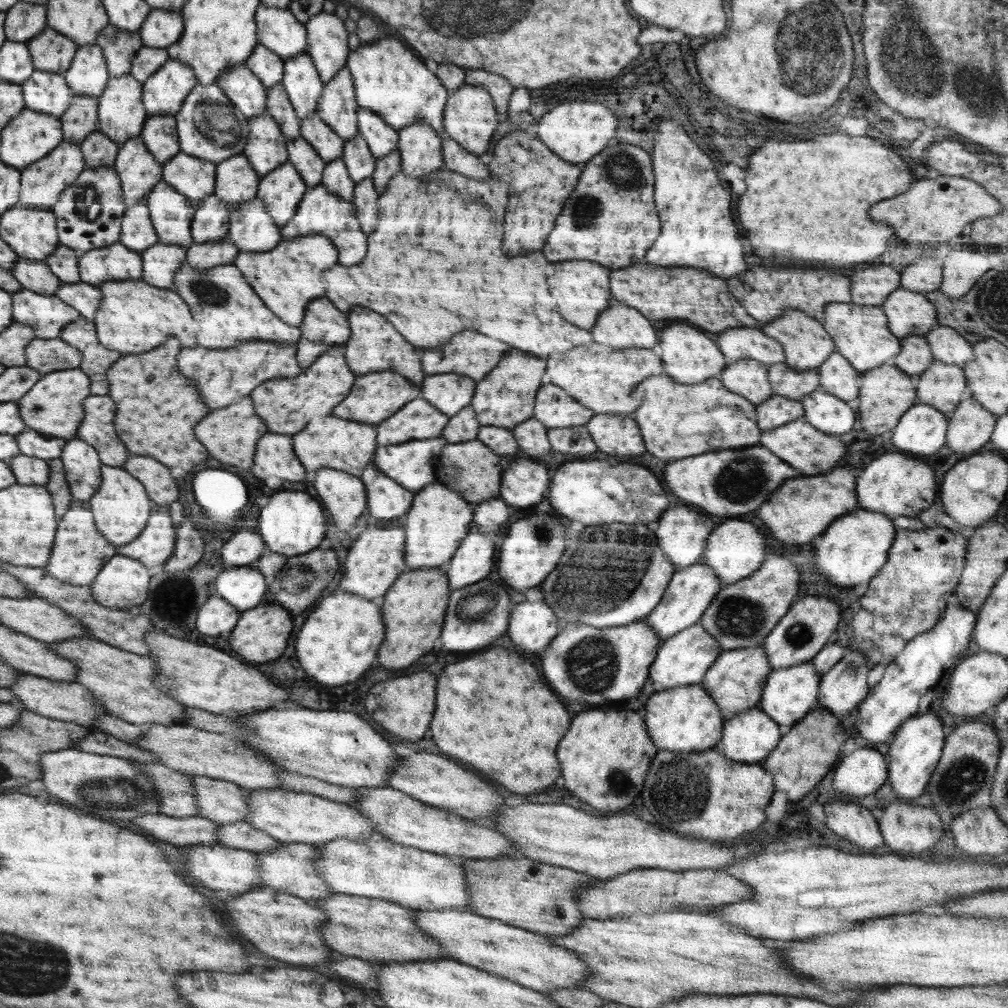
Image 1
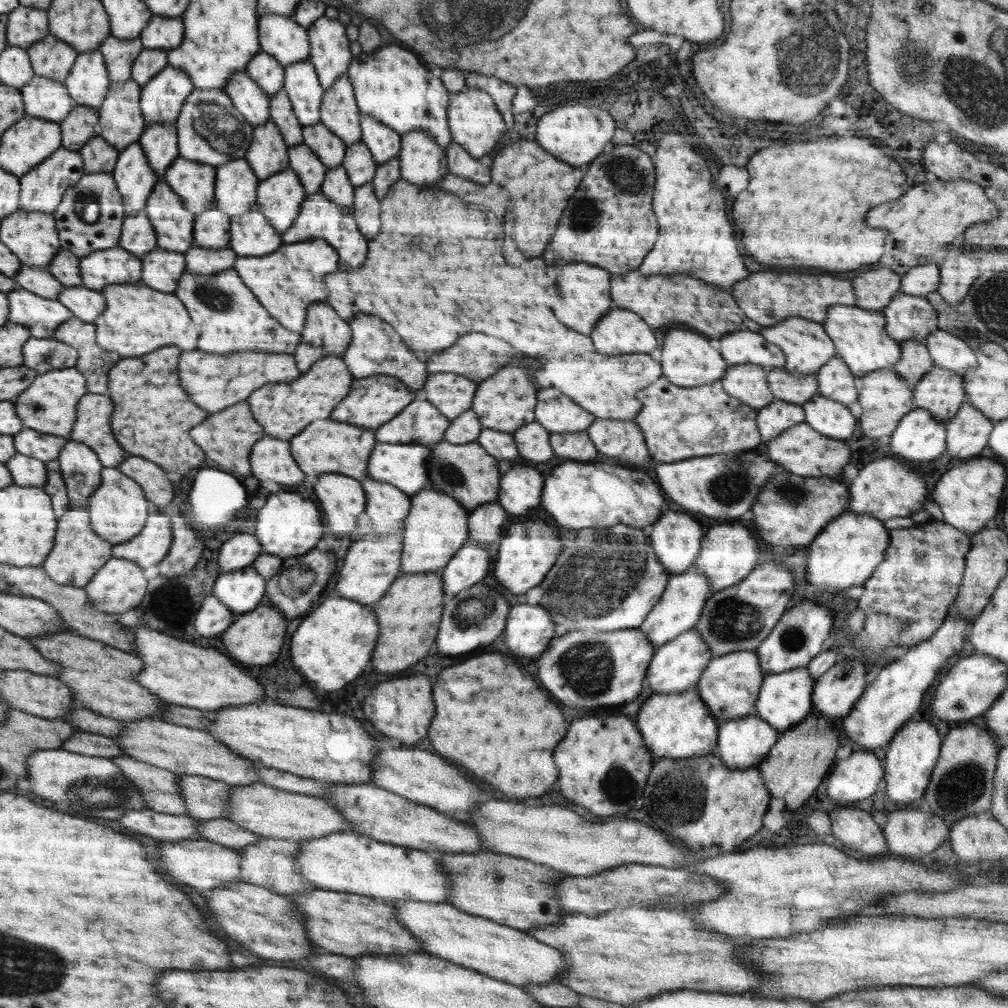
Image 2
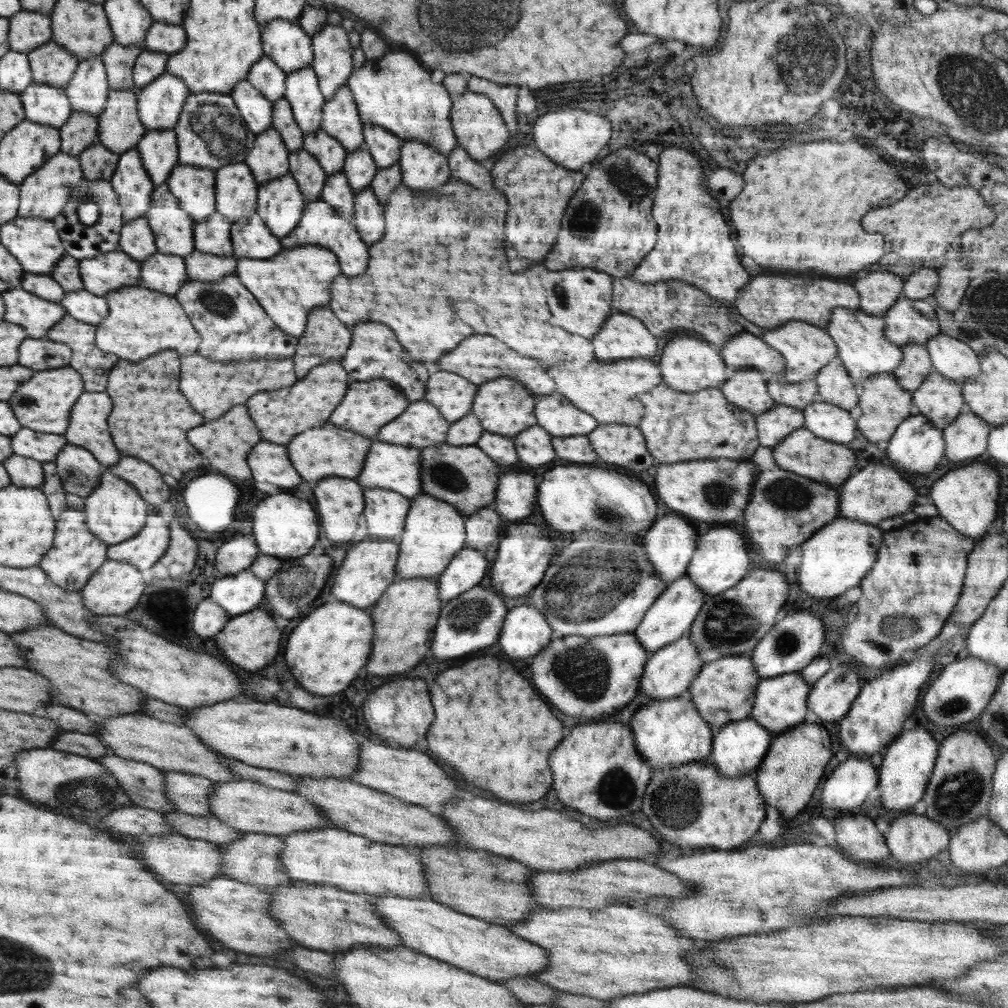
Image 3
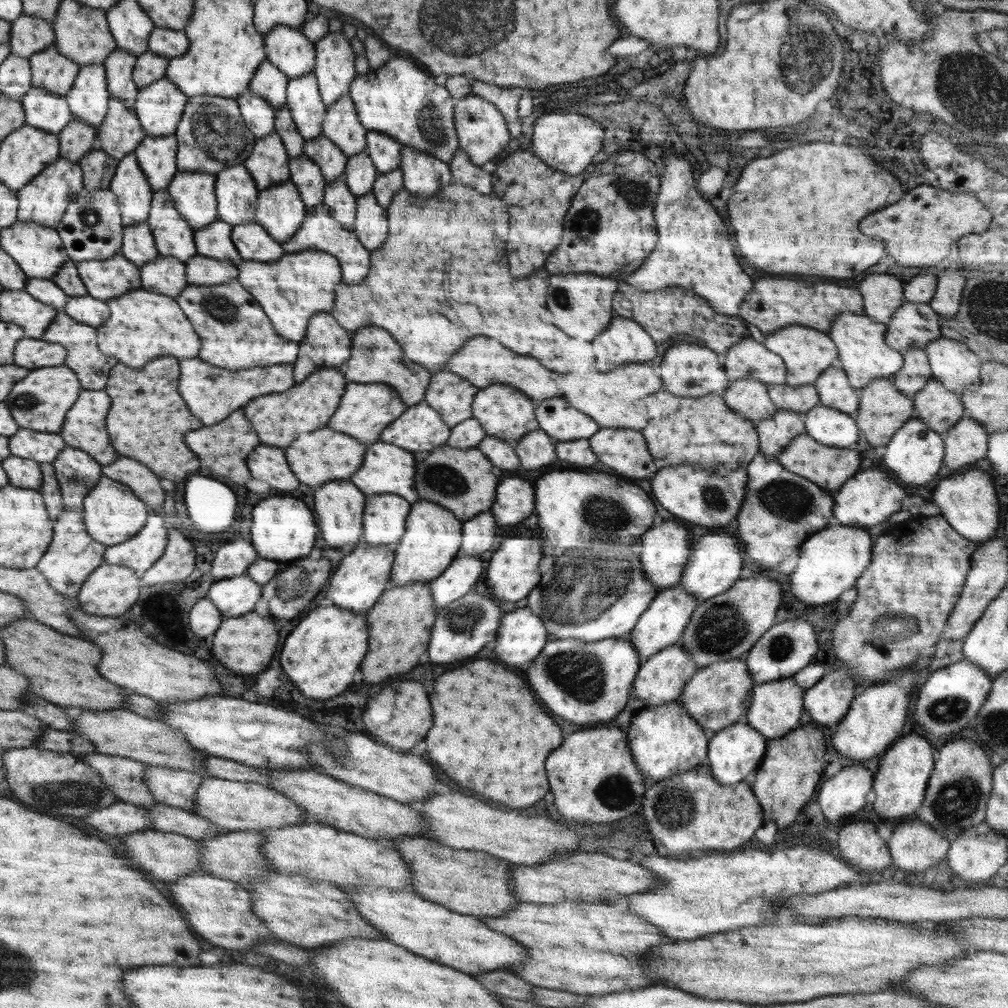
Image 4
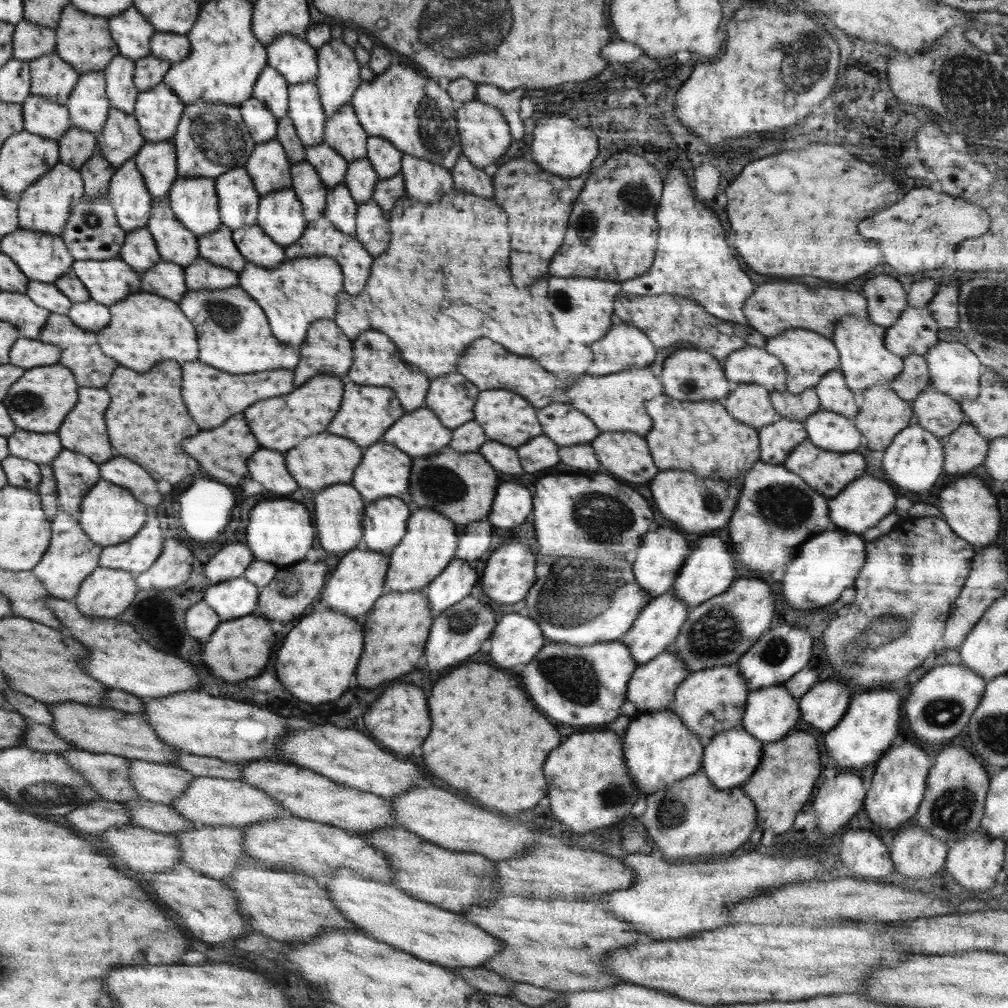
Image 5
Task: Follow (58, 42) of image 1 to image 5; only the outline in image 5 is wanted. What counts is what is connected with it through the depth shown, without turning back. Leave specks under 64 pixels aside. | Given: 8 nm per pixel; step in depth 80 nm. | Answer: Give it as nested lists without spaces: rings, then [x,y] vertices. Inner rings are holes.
[[[54,50],[29,62],[32,70],[32,94],[44,100],[66,105],[78,82],[80,72],[57,56]]]

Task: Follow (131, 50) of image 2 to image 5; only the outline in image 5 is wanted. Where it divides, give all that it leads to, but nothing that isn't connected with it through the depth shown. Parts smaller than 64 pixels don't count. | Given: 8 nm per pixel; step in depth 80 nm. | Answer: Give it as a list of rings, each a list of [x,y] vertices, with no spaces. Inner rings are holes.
[[[119,54],[104,71],[110,105],[132,115],[139,94],[133,83],[135,62]]]

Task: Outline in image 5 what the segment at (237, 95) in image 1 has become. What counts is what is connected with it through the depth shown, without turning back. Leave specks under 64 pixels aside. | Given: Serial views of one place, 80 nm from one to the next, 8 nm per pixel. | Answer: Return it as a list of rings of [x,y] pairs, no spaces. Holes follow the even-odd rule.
[[[250,98],[239,108],[256,144],[274,139],[277,135],[277,118],[256,98]]]

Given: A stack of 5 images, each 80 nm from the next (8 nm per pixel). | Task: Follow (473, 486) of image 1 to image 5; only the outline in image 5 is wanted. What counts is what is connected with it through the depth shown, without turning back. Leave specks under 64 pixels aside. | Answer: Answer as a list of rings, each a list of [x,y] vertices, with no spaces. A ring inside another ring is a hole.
[[[449,446],[434,455],[413,457],[412,474],[409,478],[409,493],[411,504],[415,508],[430,508],[449,518],[457,529],[463,529],[470,523],[486,520],[489,516],[494,497],[499,485],[500,471],[494,470],[492,465],[479,453],[461,453]]]

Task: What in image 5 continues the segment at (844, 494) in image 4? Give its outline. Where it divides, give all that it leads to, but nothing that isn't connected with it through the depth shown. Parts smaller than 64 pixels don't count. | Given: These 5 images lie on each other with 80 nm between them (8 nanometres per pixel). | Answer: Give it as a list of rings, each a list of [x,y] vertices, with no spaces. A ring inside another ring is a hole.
[[[862,475],[859,479],[847,484],[846,488],[828,501],[828,518],[836,529],[846,534],[862,536],[863,532],[879,524],[895,510],[896,488],[884,480],[872,475]]]

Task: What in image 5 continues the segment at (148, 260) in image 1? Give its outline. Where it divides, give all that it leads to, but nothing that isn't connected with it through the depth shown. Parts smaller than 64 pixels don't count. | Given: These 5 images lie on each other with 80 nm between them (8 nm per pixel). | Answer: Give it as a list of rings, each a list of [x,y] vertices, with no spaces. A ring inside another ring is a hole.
[[[162,260],[154,268],[142,273],[142,288],[145,288],[146,292],[166,297],[178,304],[189,291],[183,266]]]

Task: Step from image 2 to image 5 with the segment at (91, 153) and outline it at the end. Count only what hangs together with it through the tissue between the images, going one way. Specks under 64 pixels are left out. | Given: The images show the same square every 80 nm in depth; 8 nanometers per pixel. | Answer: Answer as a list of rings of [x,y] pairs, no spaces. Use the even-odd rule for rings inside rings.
[[[96,153],[85,160],[81,167],[79,172],[84,178],[84,196],[86,196],[84,201],[92,202],[100,195],[108,196],[109,184],[116,170],[114,166],[102,155]]]

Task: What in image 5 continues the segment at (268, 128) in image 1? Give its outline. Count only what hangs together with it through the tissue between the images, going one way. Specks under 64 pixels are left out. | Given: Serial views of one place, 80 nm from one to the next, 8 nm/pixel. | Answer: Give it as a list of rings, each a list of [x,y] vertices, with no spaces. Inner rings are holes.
[[[278,139],[255,145],[245,164],[258,192],[263,195],[292,188],[292,163]]]

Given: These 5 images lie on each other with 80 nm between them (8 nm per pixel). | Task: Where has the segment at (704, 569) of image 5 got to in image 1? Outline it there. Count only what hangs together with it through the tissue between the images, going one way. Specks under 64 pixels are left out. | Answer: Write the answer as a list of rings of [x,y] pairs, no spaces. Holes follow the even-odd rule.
[[[742,518],[720,522],[706,540],[701,562],[711,568],[714,576],[718,576],[718,582],[722,587],[738,583],[752,575],[765,561],[767,546],[764,531],[762,527]]]

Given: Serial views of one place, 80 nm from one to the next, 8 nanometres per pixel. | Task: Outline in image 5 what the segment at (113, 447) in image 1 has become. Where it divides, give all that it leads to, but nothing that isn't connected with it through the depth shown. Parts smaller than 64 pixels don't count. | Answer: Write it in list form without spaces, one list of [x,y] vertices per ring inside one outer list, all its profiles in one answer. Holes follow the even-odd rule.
[[[80,388],[78,392],[78,404],[67,414],[61,427],[57,430],[57,435],[61,437],[64,449],[74,452],[82,452],[86,456],[94,456],[93,460],[98,460],[98,464],[104,464],[114,458],[112,446],[108,442],[106,434],[106,424],[104,424],[104,412],[110,404],[110,396],[102,388]]]

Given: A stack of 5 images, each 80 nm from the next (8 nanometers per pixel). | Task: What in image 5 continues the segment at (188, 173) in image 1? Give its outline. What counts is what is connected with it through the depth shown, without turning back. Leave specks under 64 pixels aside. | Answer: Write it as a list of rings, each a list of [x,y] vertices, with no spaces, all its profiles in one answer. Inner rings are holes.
[[[179,177],[169,192],[174,214],[196,236],[220,230],[220,198],[216,180],[210,177]]]

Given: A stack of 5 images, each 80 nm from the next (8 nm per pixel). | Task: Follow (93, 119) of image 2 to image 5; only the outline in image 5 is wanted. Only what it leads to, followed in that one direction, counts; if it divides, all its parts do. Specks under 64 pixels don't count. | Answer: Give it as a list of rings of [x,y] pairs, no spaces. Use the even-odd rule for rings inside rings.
[[[71,126],[58,140],[60,144],[60,162],[70,165],[70,168],[80,169],[97,151],[97,135],[81,128]]]

